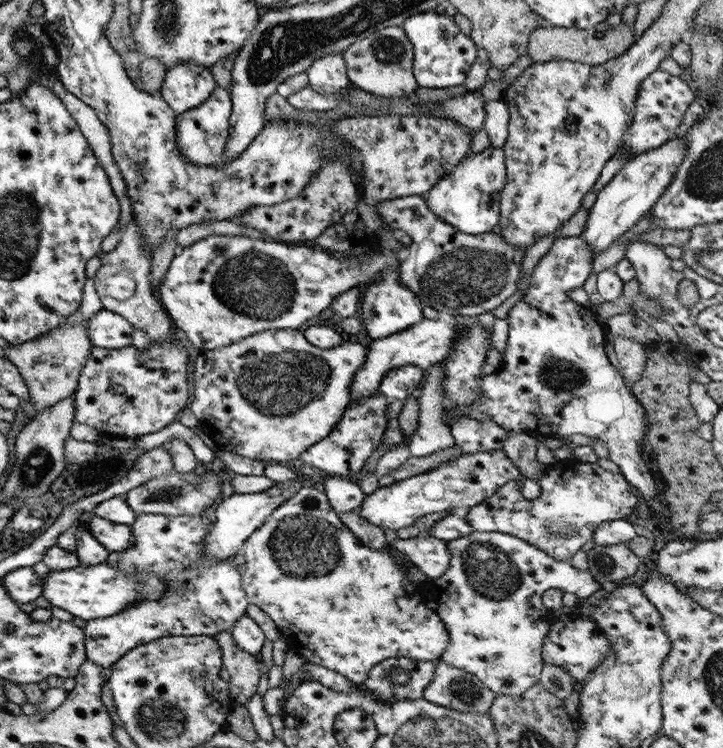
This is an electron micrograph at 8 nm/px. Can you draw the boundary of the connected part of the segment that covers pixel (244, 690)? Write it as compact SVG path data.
M231 630L219 631L214 639L220 648L222 667L229 674L228 693L235 705L244 705L254 694L259 680L259 670L253 654L243 652L233 642Z

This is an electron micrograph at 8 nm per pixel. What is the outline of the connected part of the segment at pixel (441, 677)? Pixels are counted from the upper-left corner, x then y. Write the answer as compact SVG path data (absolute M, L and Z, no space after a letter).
M435 660L434 675L422 697L437 706L461 712L488 712L495 695L474 675Z

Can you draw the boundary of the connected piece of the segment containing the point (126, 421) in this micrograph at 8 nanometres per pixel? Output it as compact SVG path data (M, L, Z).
M173 338L164 343L149 343L143 352L131 344L117 349L91 347L78 378L73 394L75 422L93 428L99 436L138 438L155 433L173 423L179 410L188 406L187 350Z

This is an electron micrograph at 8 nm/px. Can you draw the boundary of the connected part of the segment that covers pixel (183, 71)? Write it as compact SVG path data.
M191 61L179 63L165 71L157 96L163 99L176 115L185 113L194 106L199 106L211 94L216 87L212 78L213 75L208 66L195 65Z

